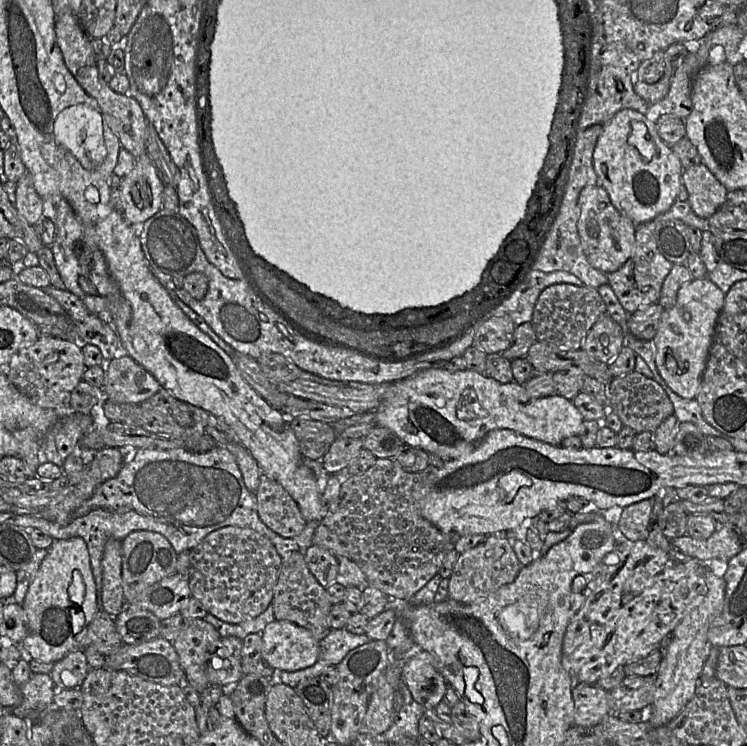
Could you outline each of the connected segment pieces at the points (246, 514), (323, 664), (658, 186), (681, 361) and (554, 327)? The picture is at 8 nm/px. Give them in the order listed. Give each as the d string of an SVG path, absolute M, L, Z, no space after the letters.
M216 446L205 453L190 452L184 448L168 450L138 449L133 460L123 465L115 478L107 480L97 487L76 511L63 521L49 521L33 515L5 512L4 519L15 523L23 529L38 529L54 540L66 540L74 537L82 538L88 548L90 564L96 585L97 611L103 610L102 603L102 557L104 547L109 538L123 541L134 531L152 531L163 535L177 554L191 551L199 545L211 532L226 526L250 528L265 537L275 546L282 559L287 559L292 552L305 552L313 545L313 536L321 521L309 521L303 531L293 537L284 538L268 528L260 519L257 511L256 492L249 491L244 483L235 457L222 446Z
M331 629L320 642L320 651L316 663L308 668L278 673L280 683L296 688L302 681L323 675L329 666L338 666L351 650L372 641L366 634L358 635L347 629Z
M626 108L602 125L593 151L593 164L598 184L607 191L612 204L636 226L669 210L677 200L685 168L672 146L658 135L656 122Z
M707 277L692 279L680 287L676 303L662 314L657 333L652 339L655 363L667 385L682 398L696 399L700 390L725 295Z
M555 284L539 295L531 323L538 342L560 350L579 350L589 330L604 314L607 314L606 305L596 288Z

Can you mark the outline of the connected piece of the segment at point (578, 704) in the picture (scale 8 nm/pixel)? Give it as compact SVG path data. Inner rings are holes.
M574 683L571 693L575 726L594 727L612 713L608 692L595 684Z

